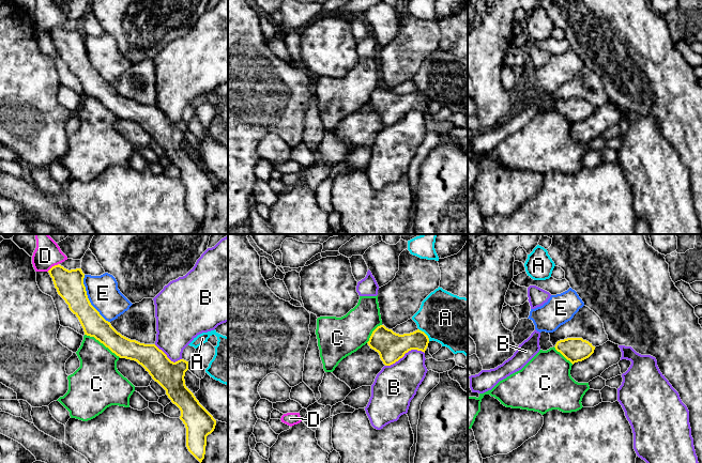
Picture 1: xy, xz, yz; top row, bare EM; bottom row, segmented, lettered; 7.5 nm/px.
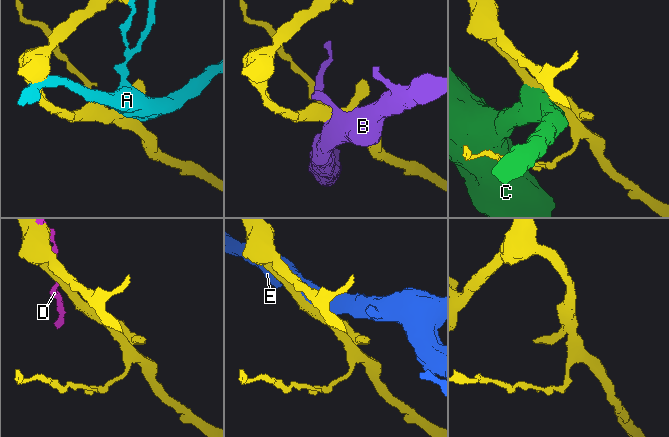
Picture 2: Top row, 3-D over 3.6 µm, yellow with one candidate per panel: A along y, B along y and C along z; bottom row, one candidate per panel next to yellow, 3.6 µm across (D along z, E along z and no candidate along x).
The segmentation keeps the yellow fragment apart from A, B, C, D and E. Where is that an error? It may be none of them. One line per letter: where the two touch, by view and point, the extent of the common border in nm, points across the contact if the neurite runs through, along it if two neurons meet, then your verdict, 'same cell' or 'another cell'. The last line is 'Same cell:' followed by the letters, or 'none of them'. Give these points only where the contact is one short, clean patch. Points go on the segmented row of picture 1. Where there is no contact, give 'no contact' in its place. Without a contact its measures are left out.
A: contact xz (425, 334); length 130 nm; another cell
B: contact xz (405, 353); length 320 nm; another cell
C: contact xy (103, 343); length 320 nm; another cell
D: contact xy (52, 266); length 110 nm; another cell
E: contact xy (88, 299); length 400 nm; another cell
Same cell: none of them

